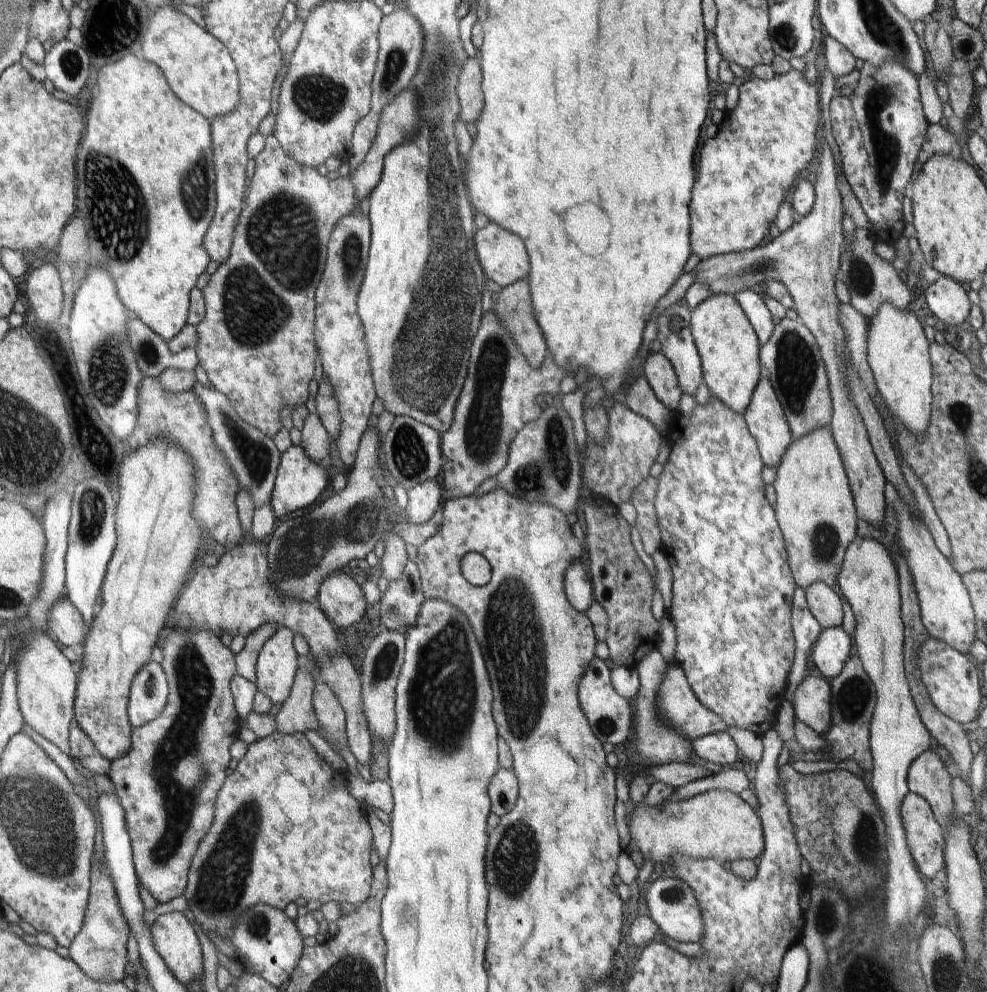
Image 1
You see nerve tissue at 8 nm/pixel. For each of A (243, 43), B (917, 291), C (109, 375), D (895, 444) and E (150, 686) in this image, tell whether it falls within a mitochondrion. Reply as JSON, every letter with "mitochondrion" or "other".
{"A":"other","B":"other","C":"mitochondrion","D":"other","E":"mitochondrion"}

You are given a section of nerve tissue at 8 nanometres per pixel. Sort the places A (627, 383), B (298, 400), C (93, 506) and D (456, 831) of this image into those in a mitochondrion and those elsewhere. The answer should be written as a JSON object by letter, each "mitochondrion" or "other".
{"A":"other","B":"other","C":"mitochondrion","D":"other"}

